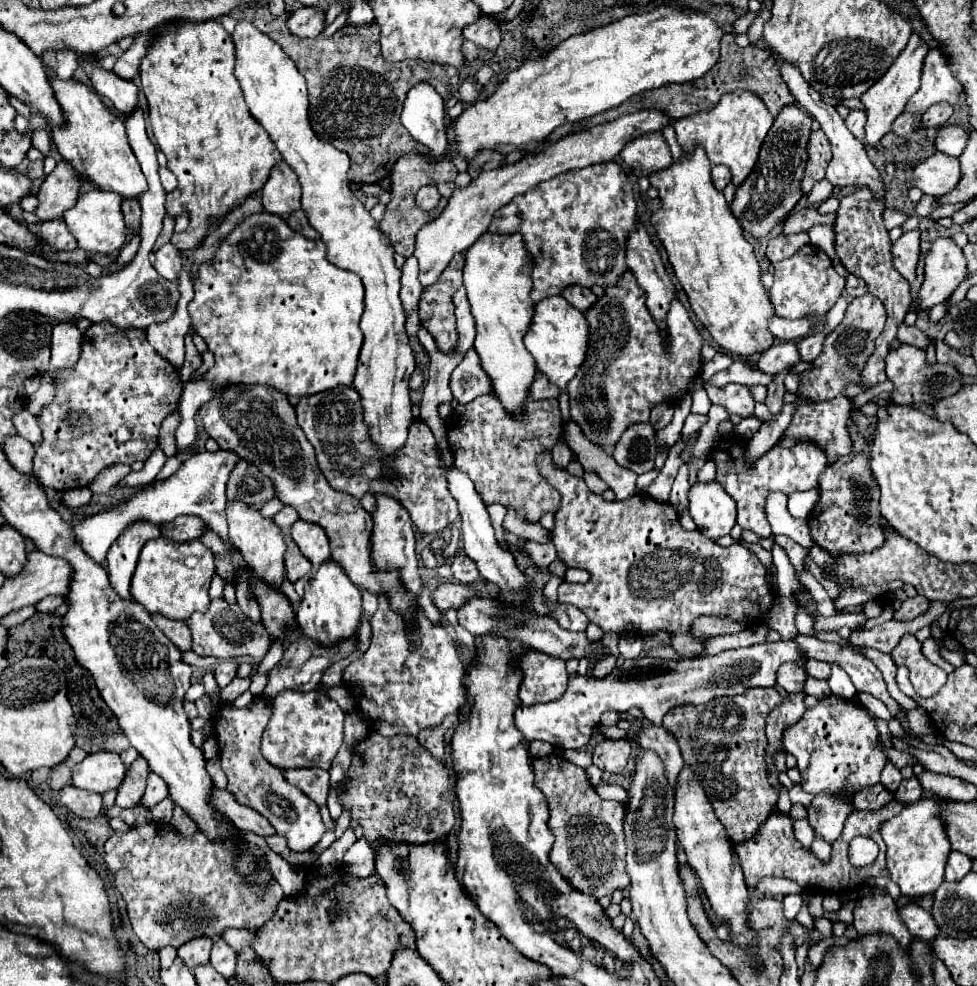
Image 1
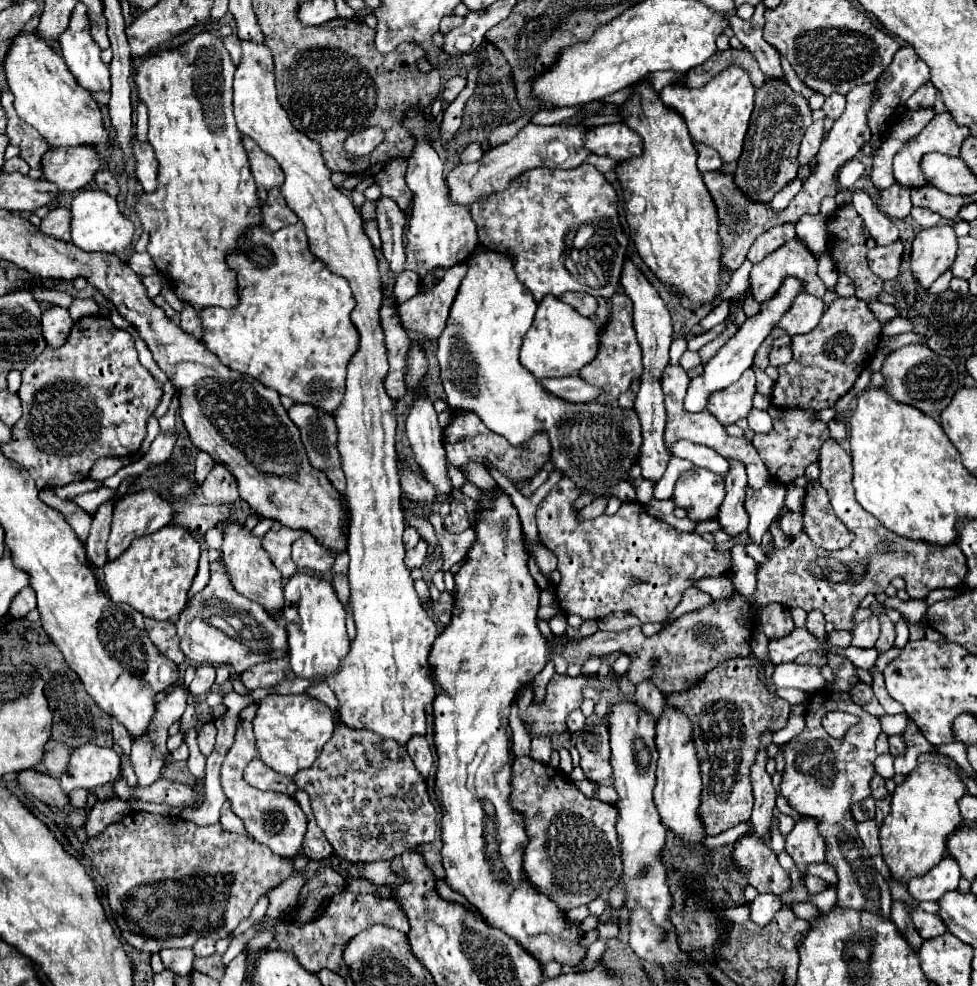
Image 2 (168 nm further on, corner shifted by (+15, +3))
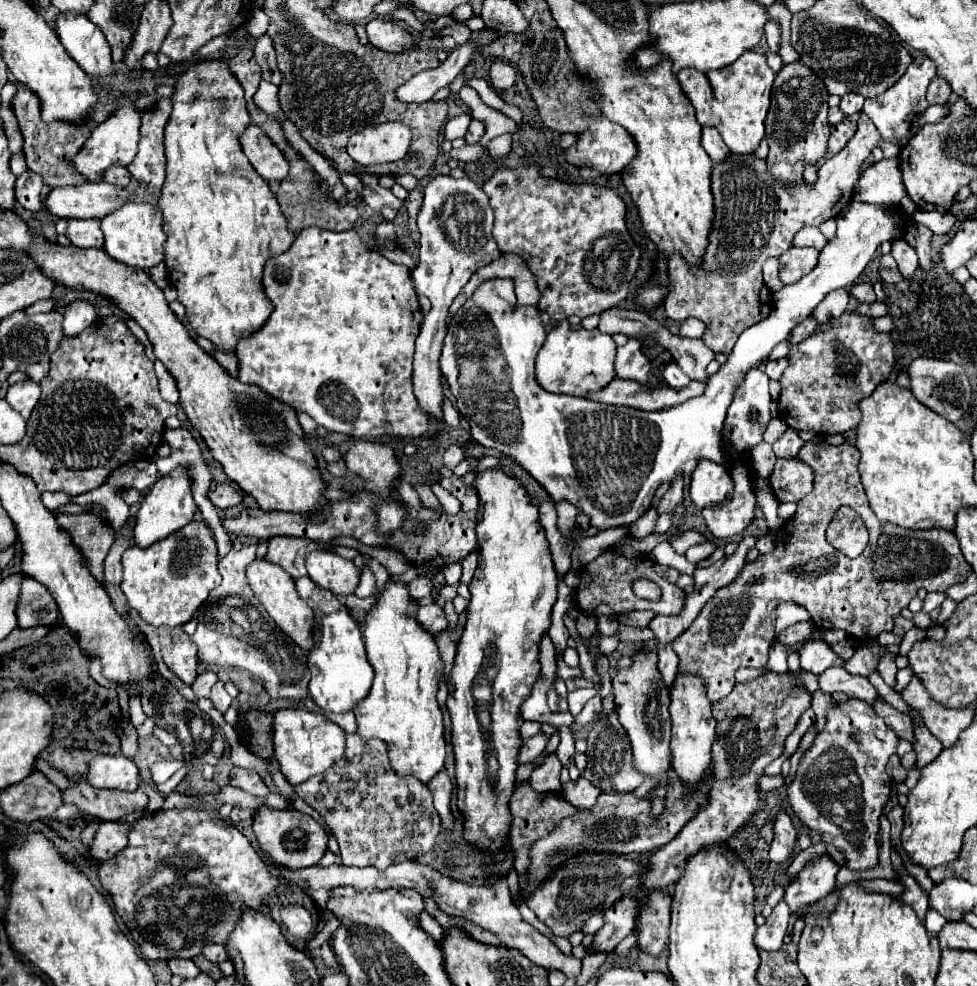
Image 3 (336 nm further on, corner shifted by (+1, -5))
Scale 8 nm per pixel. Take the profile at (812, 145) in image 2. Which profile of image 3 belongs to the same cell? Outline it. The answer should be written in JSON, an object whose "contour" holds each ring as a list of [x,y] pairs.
{"contour":[[[844,119],[842,123],[832,125],[832,135],[828,139],[828,151],[832,151],[832,153],[840,151],[852,139],[854,133],[856,133],[856,121]]]}

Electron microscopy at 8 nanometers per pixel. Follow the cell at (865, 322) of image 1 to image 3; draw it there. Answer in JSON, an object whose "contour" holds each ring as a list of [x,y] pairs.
{"contour":[[[852,311],[842,313],[838,319],[832,319],[830,323],[818,325],[812,335],[808,335],[802,343],[790,349],[788,359],[790,367],[786,367],[786,373],[782,373],[780,379],[782,385],[782,393],[778,399],[780,419],[790,429],[814,431],[816,435],[834,435],[854,429],[860,421],[858,401],[868,397],[876,389],[876,385],[884,383],[894,369],[894,351],[888,333],[874,331],[870,317]]]}

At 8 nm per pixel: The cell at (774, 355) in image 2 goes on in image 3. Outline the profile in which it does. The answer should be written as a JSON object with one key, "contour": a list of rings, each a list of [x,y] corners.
{"contour":[[[774,359],[774,361],[768,361],[764,371],[770,379],[780,379],[780,375],[784,373],[784,369],[788,367],[788,359]]]}

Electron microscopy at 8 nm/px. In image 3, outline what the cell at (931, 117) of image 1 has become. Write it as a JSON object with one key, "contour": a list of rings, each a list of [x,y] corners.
{"contour":[[[936,75],[928,87],[928,101],[930,105],[946,105],[946,101],[950,99],[950,93],[952,93],[950,85],[944,83],[944,79]]]}

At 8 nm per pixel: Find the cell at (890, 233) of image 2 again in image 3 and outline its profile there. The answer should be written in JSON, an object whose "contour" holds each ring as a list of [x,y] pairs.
{"contour":[[[896,239],[896,241],[892,241],[892,257],[896,259],[902,277],[906,281],[910,281],[914,277],[914,271],[918,269],[916,251],[904,239]]]}

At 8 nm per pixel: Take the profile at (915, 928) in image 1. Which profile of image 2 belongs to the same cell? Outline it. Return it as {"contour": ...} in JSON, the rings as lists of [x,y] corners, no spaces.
{"contour":[[[920,907],[910,909],[910,919],[912,919],[912,923],[918,929],[922,939],[932,939],[932,937],[938,937],[946,931],[944,921],[938,915],[930,915],[930,913],[922,911]]]}

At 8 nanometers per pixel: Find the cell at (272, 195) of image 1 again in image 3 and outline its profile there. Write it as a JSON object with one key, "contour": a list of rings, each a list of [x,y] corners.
{"contour":[[[250,123],[242,133],[240,145],[262,179],[282,181],[288,175],[288,161],[272,143],[272,139],[260,127],[254,127],[254,123]]]}

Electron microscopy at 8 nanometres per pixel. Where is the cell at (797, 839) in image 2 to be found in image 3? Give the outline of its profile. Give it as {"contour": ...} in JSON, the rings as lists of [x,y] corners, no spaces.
{"contour":[[[828,855],[812,859],[784,893],[790,911],[796,913],[832,893],[836,887],[836,873],[838,867],[834,867],[834,861]]]}

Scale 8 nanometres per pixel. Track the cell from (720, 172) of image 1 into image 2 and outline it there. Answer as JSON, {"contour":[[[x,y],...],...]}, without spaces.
{"contour":[[[698,147],[698,169],[702,173],[718,171],[720,167],[722,167],[722,161],[712,147]]]}

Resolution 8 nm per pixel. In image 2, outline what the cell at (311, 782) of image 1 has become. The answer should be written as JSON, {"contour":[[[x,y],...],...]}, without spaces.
{"contour":[[[254,757],[250,761],[250,765],[244,769],[244,779],[248,785],[252,785],[260,791],[278,791],[278,793],[286,793],[286,795],[294,795],[298,791],[296,783],[292,783],[292,777],[272,771],[258,757]]]}

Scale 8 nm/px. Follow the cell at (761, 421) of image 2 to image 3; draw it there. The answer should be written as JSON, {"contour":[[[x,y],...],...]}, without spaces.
{"contour":[[[786,429],[786,433],[772,445],[776,457],[780,459],[794,459],[802,447],[802,439],[798,437],[798,433],[794,429]]]}

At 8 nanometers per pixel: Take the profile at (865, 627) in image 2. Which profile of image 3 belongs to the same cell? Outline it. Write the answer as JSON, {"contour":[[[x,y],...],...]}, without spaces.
{"contour":[[[866,643],[862,647],[856,649],[856,653],[844,661],[844,669],[850,673],[850,675],[862,675],[862,677],[868,677],[872,671],[876,671],[876,665],[878,665],[878,659],[882,657],[882,653],[886,651],[888,647],[880,647],[878,643]]]}

